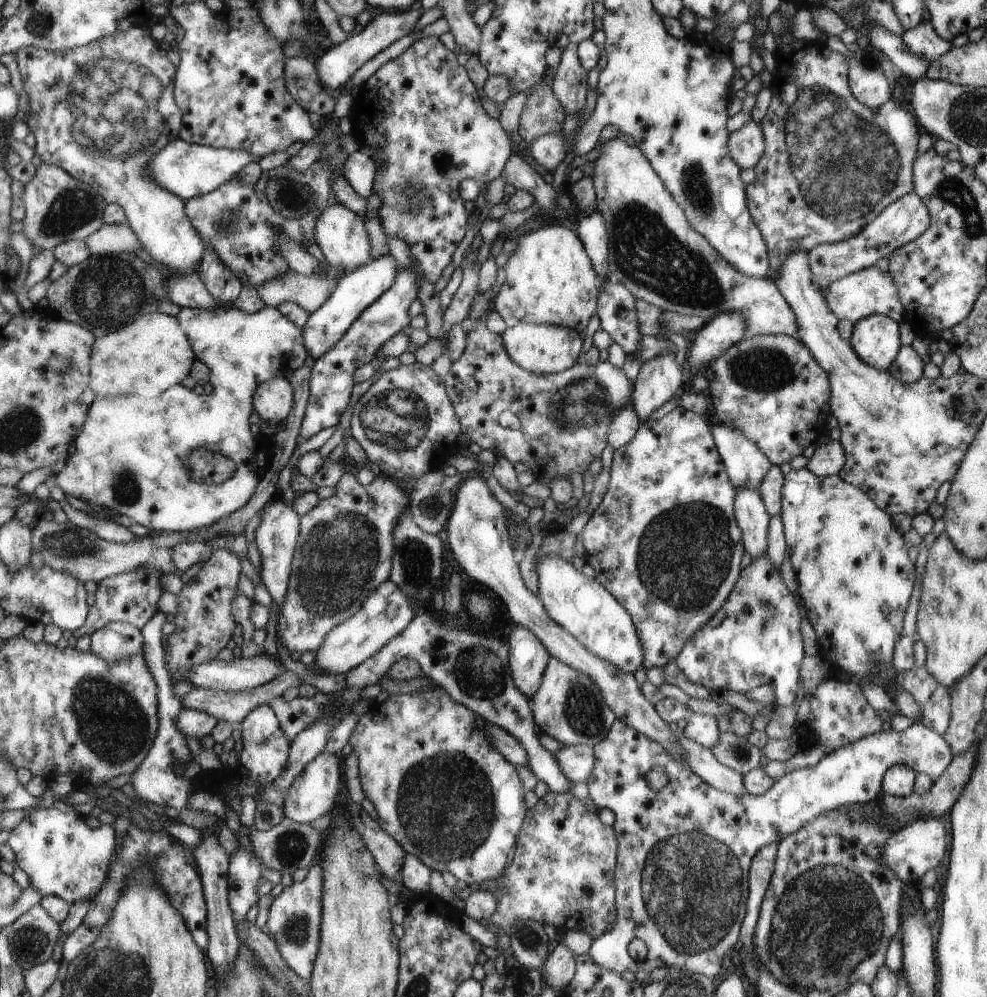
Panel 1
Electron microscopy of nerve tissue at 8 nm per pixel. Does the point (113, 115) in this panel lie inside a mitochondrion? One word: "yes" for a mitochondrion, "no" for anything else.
yes

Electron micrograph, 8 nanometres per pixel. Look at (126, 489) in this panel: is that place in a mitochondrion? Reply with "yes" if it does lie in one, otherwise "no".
yes

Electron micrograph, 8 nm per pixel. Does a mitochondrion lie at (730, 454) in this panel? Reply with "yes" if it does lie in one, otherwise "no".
no

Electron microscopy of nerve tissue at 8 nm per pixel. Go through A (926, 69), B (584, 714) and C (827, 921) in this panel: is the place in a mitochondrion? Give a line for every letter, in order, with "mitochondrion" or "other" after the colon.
A: other
B: mitochondrion
C: mitochondrion

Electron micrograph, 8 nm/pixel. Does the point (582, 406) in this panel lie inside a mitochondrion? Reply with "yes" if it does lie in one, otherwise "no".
yes

